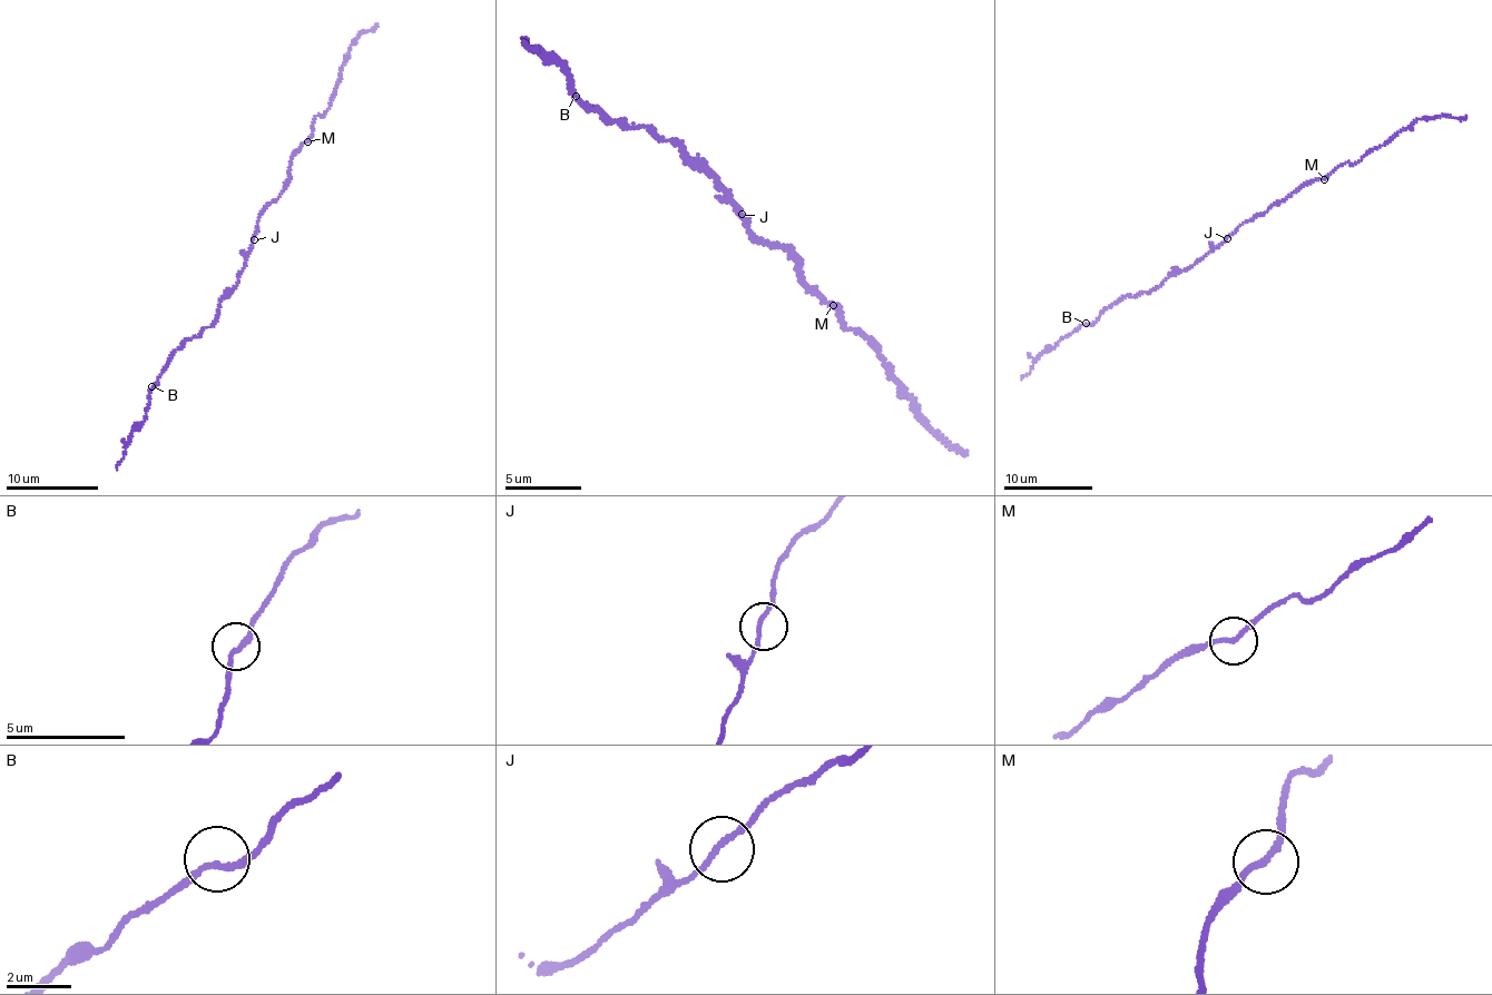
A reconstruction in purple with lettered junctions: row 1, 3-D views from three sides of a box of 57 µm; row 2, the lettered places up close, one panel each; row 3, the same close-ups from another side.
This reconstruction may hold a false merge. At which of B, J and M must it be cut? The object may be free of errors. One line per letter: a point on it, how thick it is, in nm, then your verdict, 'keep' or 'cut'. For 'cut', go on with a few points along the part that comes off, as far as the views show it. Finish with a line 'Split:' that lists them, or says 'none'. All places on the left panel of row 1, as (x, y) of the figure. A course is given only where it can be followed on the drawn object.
B: at (151, 386); 180 nm thick; keep
J: at (254, 239); 170 nm thick; keep
M: at (307, 141); 180 nm thick; cut; foreign part runs (307, 141), (316, 116), (324, 115), (329, 106), (352, 45), (378, 23)
Split: M

